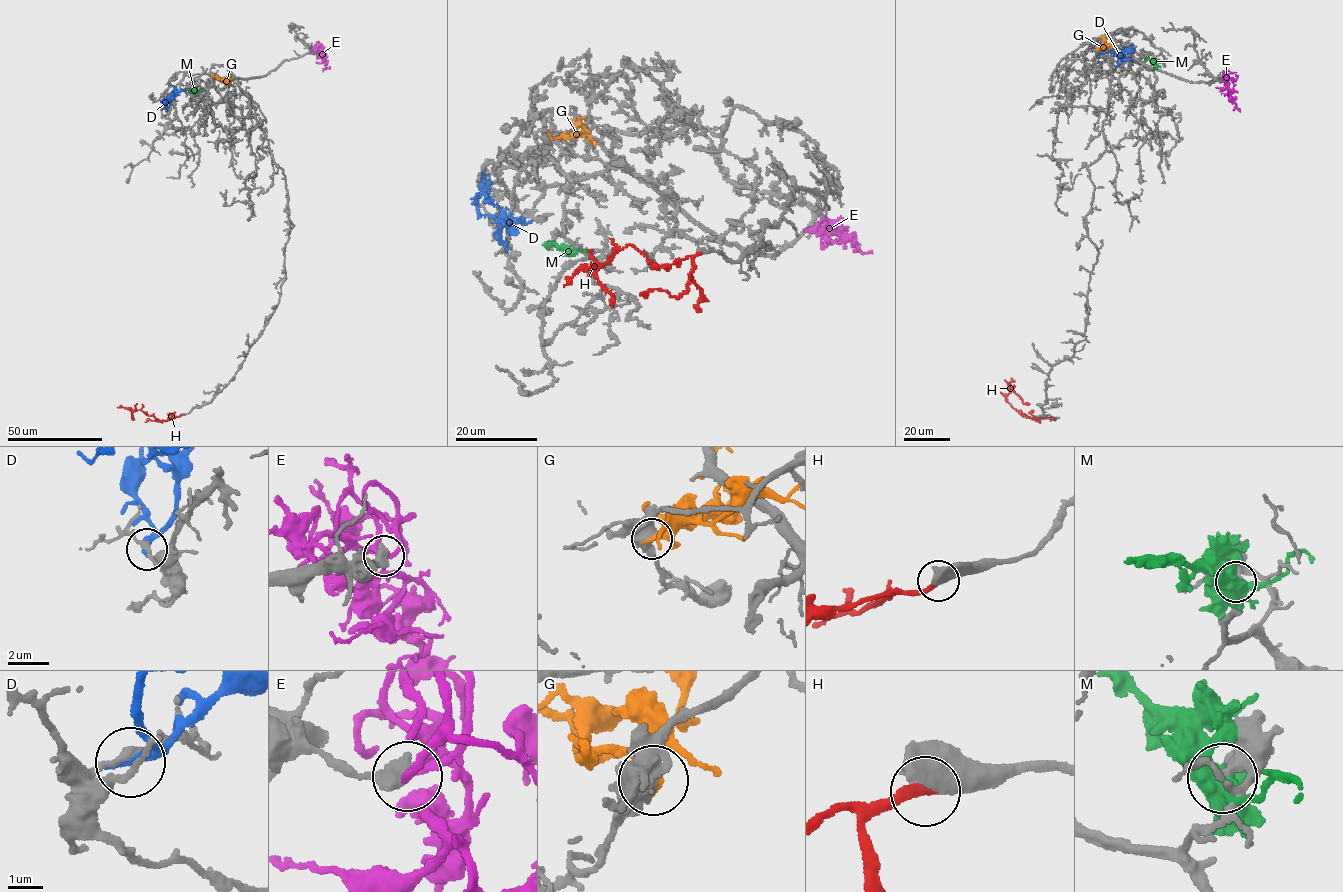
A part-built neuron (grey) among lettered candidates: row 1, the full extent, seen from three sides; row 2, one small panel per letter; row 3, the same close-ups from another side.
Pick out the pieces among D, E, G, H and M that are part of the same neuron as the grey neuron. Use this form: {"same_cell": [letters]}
{"same_cell": ["H"]}

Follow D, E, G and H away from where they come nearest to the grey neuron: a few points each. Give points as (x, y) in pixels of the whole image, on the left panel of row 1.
D: (166, 109), (171, 98), (162, 100), (165, 111)
E: (321, 50), (319, 52), (325, 54), (325, 68), (329, 66)
G: (227, 84), (213, 77)
H: (180, 415), (159, 421), (135, 410), (132, 419)

